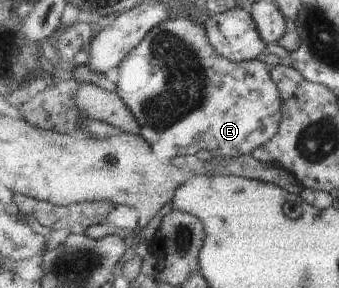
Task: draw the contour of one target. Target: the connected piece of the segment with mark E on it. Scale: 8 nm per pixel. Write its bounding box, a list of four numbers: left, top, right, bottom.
[114,18,283,160]

